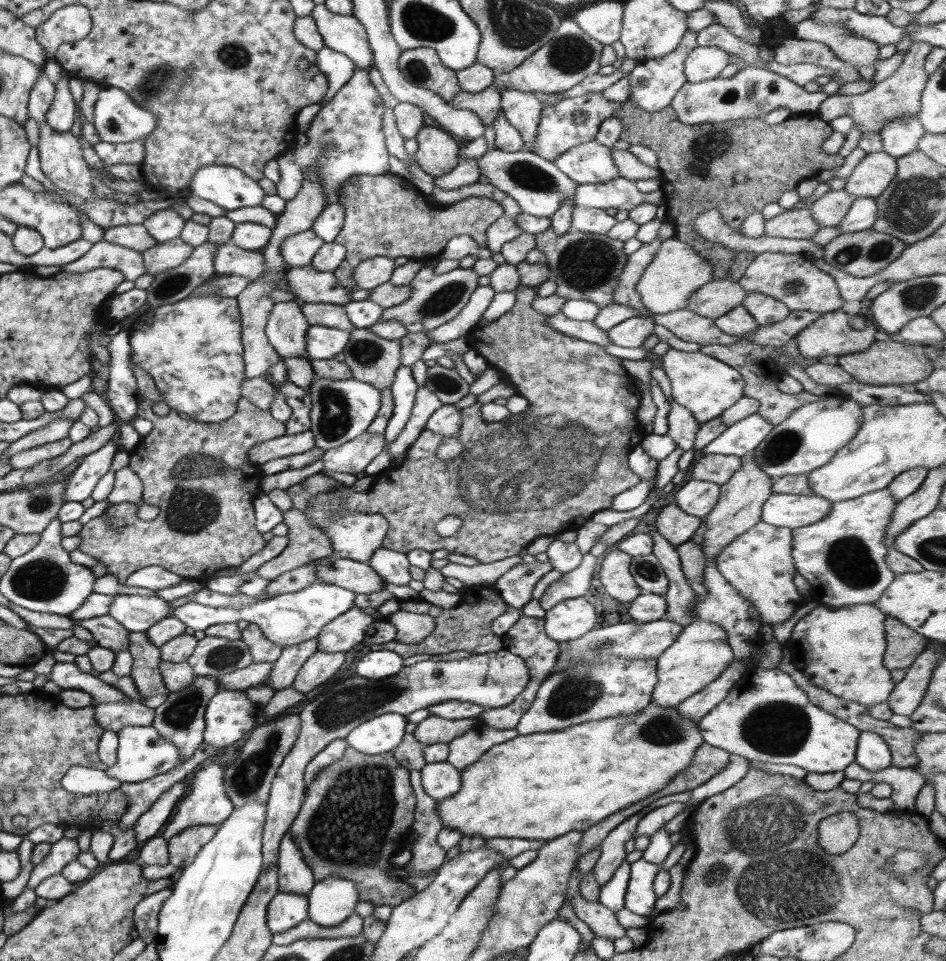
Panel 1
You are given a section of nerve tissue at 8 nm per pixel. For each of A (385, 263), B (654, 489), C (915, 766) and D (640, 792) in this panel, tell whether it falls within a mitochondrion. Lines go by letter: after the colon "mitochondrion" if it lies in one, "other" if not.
A: other
B: other
C: other
D: other

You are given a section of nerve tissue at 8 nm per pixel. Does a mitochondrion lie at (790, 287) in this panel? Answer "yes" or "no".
yes

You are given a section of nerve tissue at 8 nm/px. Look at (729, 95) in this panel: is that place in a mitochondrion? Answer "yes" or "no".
yes

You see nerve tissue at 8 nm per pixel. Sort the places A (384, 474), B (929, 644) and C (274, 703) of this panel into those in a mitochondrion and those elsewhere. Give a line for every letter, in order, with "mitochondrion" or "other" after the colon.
A: other
B: other
C: other

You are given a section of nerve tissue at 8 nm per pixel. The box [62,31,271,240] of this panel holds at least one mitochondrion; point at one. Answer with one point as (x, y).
(154, 84)

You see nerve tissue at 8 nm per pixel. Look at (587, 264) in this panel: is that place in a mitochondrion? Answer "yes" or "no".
yes

